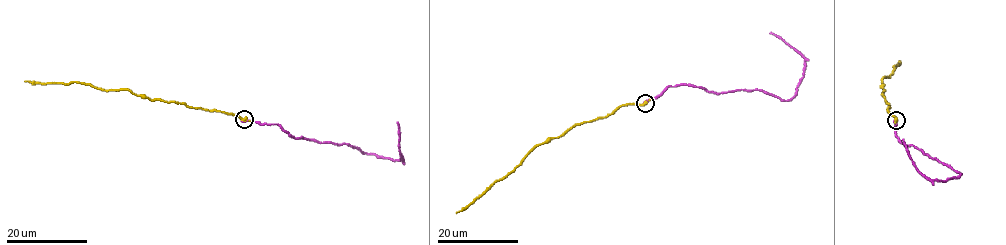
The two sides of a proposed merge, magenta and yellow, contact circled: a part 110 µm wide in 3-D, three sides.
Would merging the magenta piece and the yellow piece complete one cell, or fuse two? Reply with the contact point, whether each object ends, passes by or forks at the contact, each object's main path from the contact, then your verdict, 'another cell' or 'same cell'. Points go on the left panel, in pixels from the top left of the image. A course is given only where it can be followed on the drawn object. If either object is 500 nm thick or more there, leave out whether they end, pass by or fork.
place (244, 119); course magenta (245, 120), (277, 124), (295, 138), (350, 144), (363, 153), (403, 160), (397, 122); course yellow (245, 120), (183, 104), (149, 100), (127, 90), (102, 90), (76, 82), (25, 81); same cell

